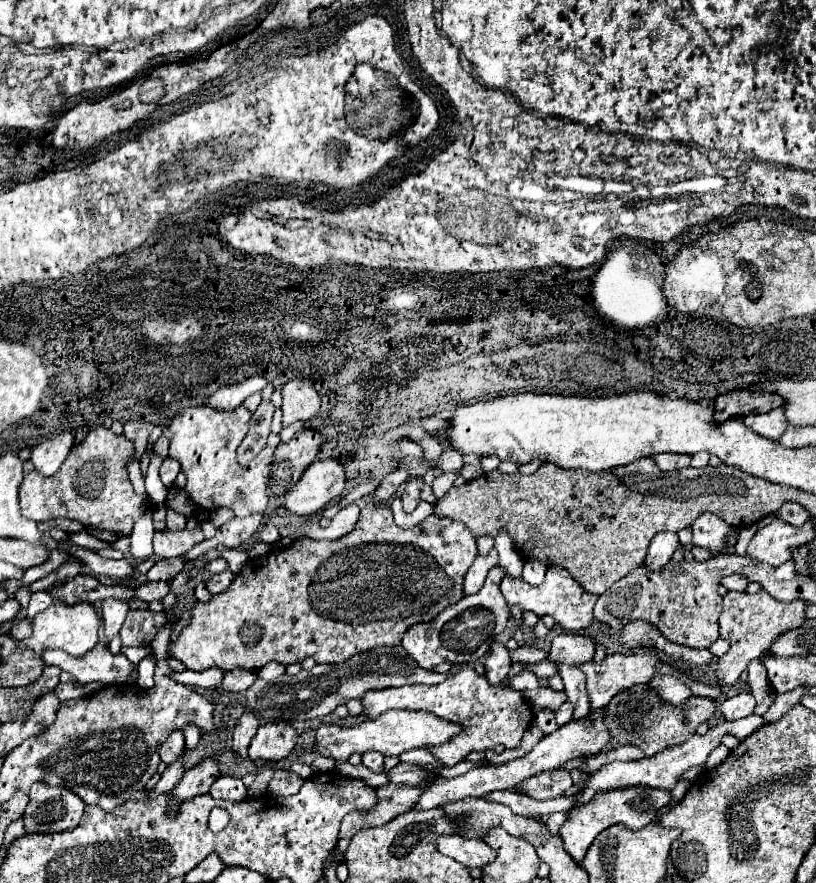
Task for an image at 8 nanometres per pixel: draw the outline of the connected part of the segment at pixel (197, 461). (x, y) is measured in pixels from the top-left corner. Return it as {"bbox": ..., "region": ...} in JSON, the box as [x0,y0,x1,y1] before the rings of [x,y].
{"bbox":[167,406,273,518],"region":[[[237,406],[231,412],[213,410],[213,408],[187,408],[175,416],[167,428],[171,444],[169,458],[181,464],[181,472],[187,476],[185,492],[195,502],[197,508],[217,510],[229,508],[237,518],[263,512],[267,508],[267,476],[269,464],[273,458],[273,448],[265,448],[249,466],[239,466],[235,460],[235,450],[247,434],[251,414],[247,408]]]}

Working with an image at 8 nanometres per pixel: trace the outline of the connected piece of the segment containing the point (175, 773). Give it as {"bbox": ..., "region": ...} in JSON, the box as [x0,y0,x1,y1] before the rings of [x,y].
{"bbox":[149,762,183,800],"region":[[[175,762],[175,764],[167,766],[167,770],[161,774],[161,780],[157,782],[157,786],[149,792],[149,800],[157,800],[157,796],[173,790],[175,784],[181,780],[181,776],[183,776],[183,762]]]}

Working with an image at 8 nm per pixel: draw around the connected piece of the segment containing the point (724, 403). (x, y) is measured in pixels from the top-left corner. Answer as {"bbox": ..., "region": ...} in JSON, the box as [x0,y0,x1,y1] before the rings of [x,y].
{"bbox":[713,390,783,424],"region":[[[733,390],[727,394],[721,394],[713,402],[715,410],[715,422],[723,424],[725,420],[731,420],[733,416],[747,416],[747,414],[765,414],[777,406],[781,406],[783,400],[775,394],[759,394],[753,390]]]}

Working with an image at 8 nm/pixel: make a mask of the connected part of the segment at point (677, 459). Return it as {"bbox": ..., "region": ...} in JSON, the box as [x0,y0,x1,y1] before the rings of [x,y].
{"bbox":[655,454,691,470],"region":[[[657,454],[655,462],[661,470],[679,470],[691,464],[691,456],[677,456],[677,454]]]}

